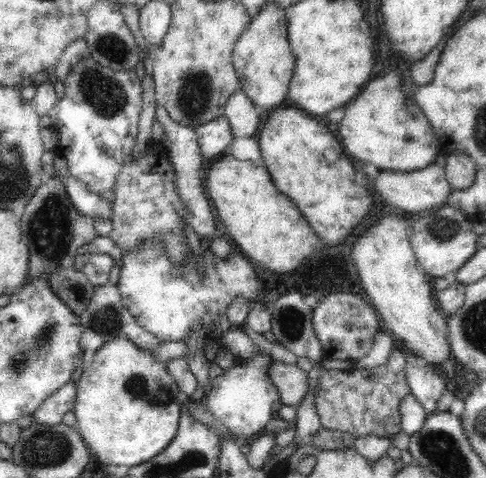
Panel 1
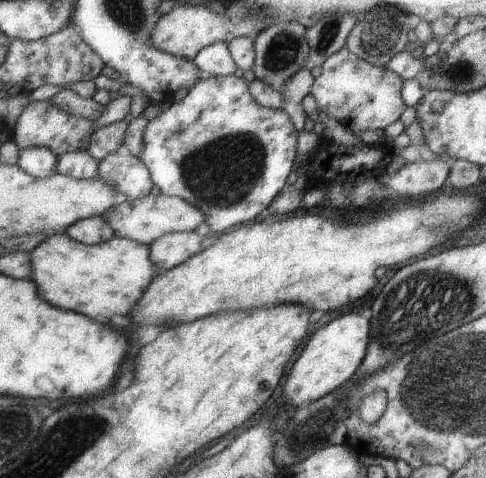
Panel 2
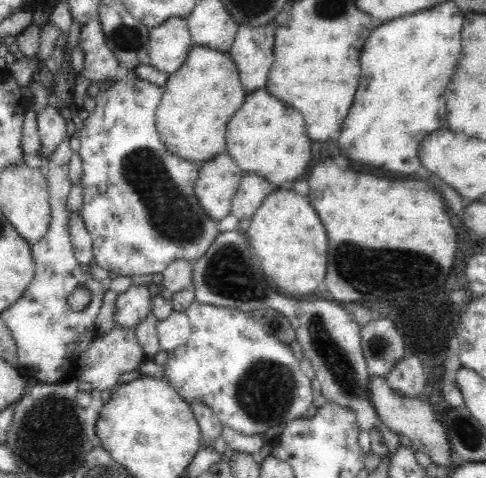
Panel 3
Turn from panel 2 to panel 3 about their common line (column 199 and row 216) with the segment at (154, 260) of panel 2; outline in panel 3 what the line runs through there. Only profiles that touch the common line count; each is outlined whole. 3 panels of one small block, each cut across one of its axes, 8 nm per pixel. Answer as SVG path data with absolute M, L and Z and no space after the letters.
M243 171L239 188L232 199L231 211L238 220L241 218L252 218L260 203L272 190L274 185L258 175L256 171Z

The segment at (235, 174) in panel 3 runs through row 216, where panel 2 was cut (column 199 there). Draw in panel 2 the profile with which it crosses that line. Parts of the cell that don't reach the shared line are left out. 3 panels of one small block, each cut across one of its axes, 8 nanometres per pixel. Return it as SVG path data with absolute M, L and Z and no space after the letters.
M146 194L140 199L125 199L123 202L109 207L100 217L109 225L115 237L129 239L148 245L165 233L193 231L204 222L203 213L185 202L182 198L165 195Z

